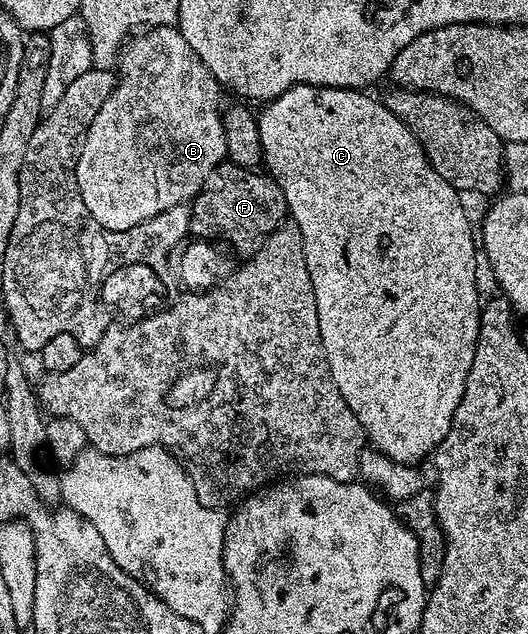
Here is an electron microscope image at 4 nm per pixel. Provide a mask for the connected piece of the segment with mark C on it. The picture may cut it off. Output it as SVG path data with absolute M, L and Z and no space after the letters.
M295 85L289 91L282 93L281 96L274 97L273 100L266 102L262 106L263 114L260 112L257 120L259 122L259 134L261 135L261 147L263 148L263 165L275 184L281 187L281 191L285 195L290 220L301 231L301 239L305 247L305 263L309 267L309 279L313 283L313 295L317 299L317 319L321 327L321 343L327 353L327 362L329 363L329 371L333 375L333 383L337 383L337 391L341 391L341 399L345 399L345 403L349 403L349 411L353 411L353 415L357 415L366 440L374 448L379 449L385 455L389 455L389 459L400 461L406 465L413 465L422 462L422 457L430 458L434 454L435 448L445 439L445 435L449 435L453 415L457 411L457 403L461 403L461 399L465 395L465 387L469 379L469 367L473 367L473 355L477 351L477 331L479 330L479 310L481 308L479 289L475 286L477 237L476 234L475 237L471 234L471 221L467 218L466 211L463 210L462 199L464 200L464 198L461 196L460 190L454 189L445 179L441 179L441 175L437 175L437 171L433 171L421 143L415 138L413 131L409 131L406 123L397 115L393 115L393 111L389 111L387 104L380 98L378 101L377 98L370 97L369 94L370 92L358 89L338 89L337 87L324 89L321 85Z

